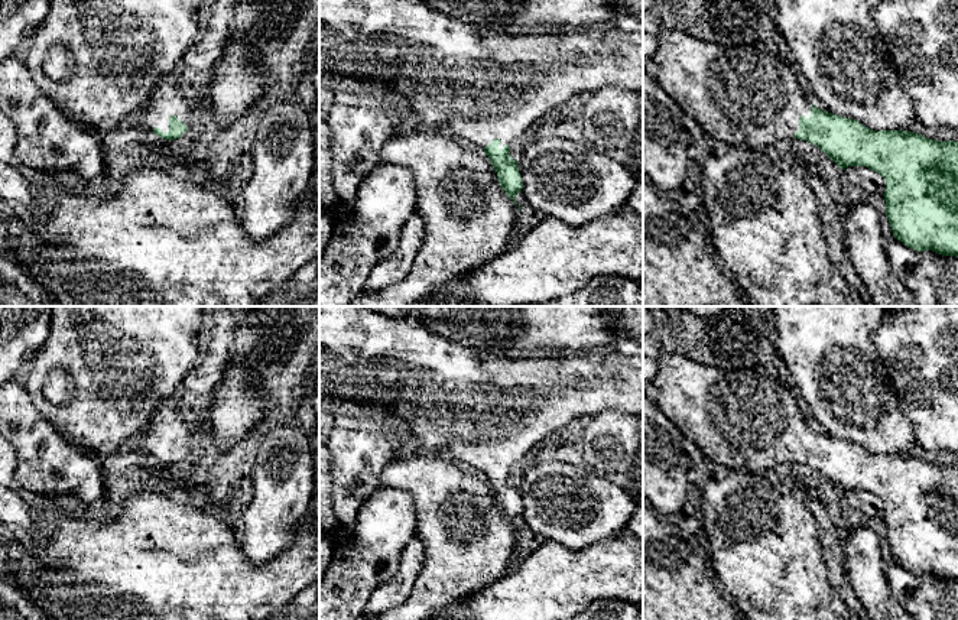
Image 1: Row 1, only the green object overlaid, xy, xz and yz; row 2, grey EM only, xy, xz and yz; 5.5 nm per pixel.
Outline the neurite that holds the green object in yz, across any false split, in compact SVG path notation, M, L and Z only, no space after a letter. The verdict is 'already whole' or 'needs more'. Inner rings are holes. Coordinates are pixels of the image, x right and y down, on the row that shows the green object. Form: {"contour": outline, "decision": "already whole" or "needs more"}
{"contour": "M665 26L656 33L659 49L649 62L653 78L681 107L685 116L694 117L702 130L727 147L746 146L764 150L783 139L801 139L818 146L841 171L848 166L866 166L886 181L884 201L893 236L905 246L916 250L932 250L942 256L958 257L958 142L932 140L919 133L902 130L871 130L860 121L818 108L799 84L774 38L776 49L763 43L727 46L707 42Z", "decision": "needs more"}

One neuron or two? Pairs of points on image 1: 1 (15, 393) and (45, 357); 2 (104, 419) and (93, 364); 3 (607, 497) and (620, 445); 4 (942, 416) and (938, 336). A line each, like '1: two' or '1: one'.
1: two
2: one
3: two
4: one

